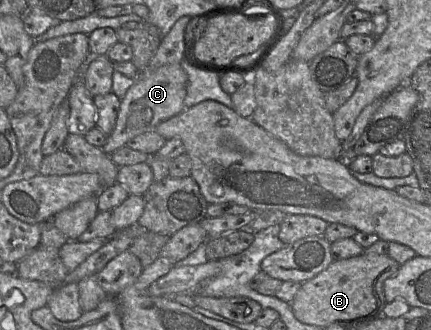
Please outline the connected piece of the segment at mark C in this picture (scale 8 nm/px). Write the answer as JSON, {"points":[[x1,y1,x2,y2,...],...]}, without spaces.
{"points":[[181,63,165,65,153,72,137,76,134,84,121,98,115,127,106,137,101,149,111,155,117,149,126,146,127,142,135,136,153,131,161,122,181,113,185,109,187,81,187,74]]}

